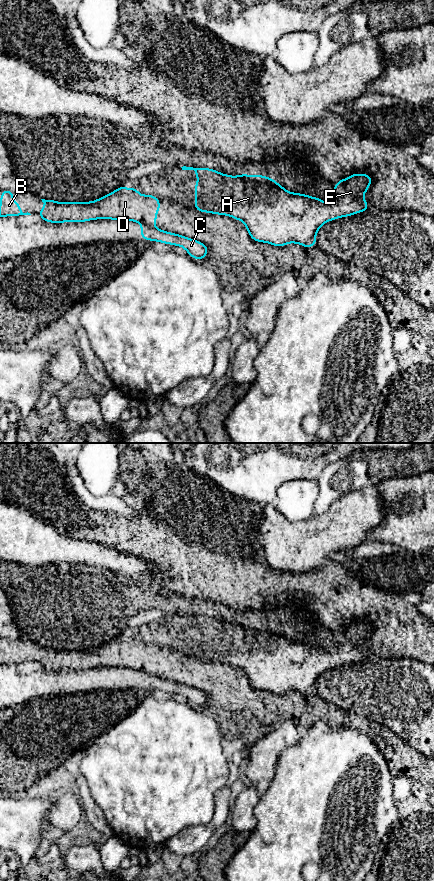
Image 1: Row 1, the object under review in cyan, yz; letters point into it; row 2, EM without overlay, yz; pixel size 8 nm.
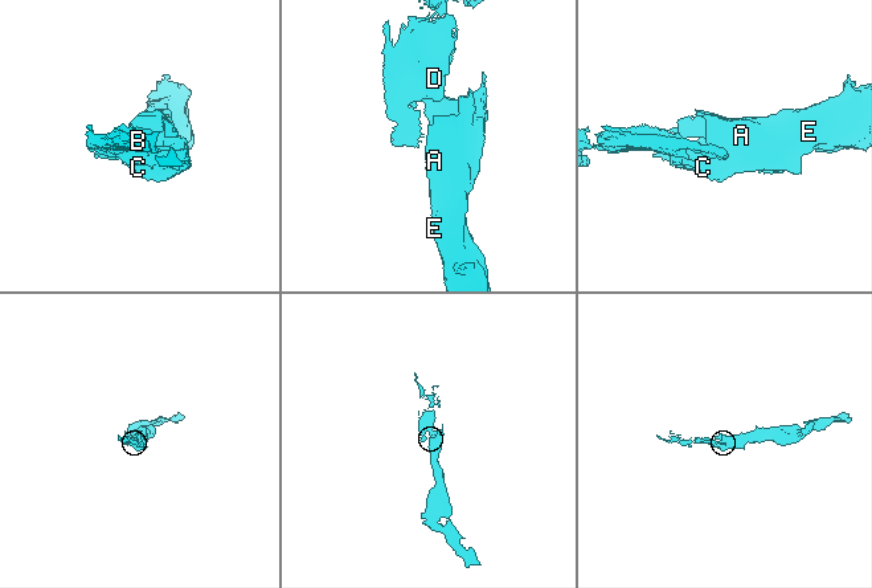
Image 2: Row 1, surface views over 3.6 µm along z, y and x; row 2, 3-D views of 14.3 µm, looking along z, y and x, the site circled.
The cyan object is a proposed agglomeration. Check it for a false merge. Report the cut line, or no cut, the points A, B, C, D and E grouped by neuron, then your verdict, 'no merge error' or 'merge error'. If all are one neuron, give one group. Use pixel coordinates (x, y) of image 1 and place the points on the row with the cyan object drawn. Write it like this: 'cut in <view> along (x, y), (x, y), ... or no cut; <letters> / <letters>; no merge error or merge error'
cut in yz along (141, 223), (153, 227); A C E / B D; merge error

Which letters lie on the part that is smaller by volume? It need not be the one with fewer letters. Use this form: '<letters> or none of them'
B, D

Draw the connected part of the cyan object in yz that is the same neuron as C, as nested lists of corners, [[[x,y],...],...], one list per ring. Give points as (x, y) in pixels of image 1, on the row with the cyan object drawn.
[[[141,224],[141,238],[147,241],[154,240],[156,242],[181,246],[189,253],[190,257],[198,260],[205,258],[208,252],[208,248],[204,243],[145,224]]]

